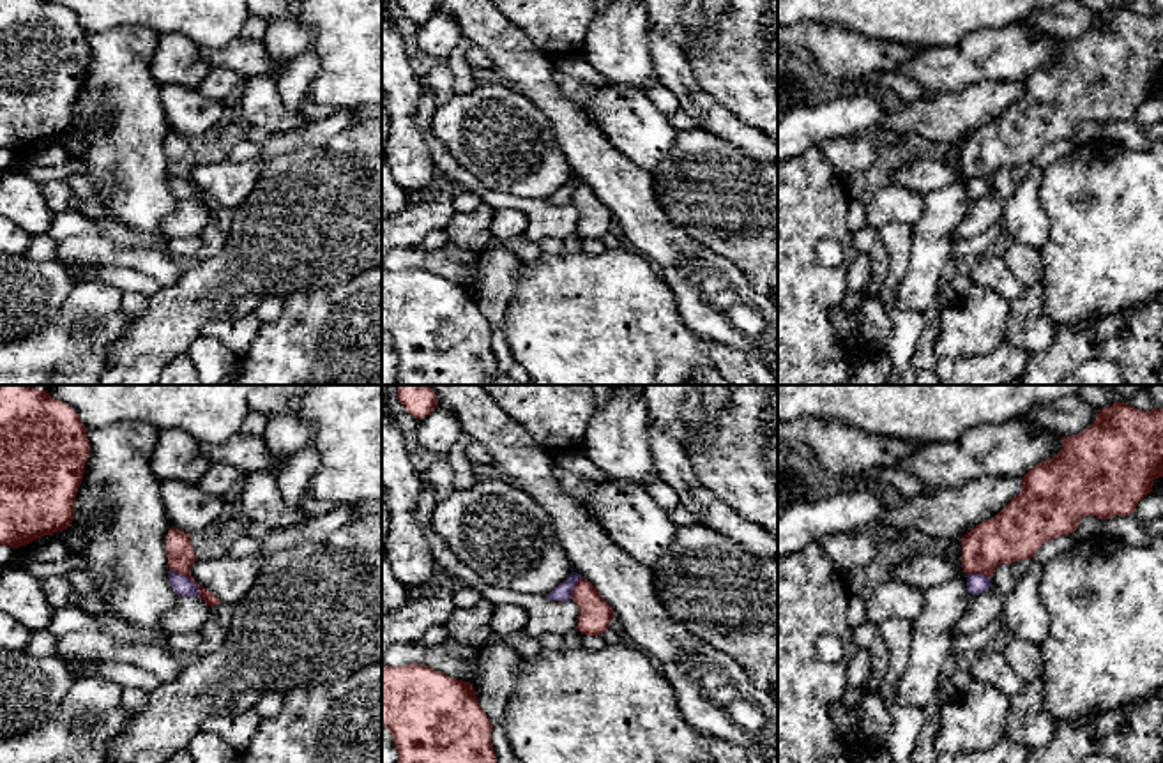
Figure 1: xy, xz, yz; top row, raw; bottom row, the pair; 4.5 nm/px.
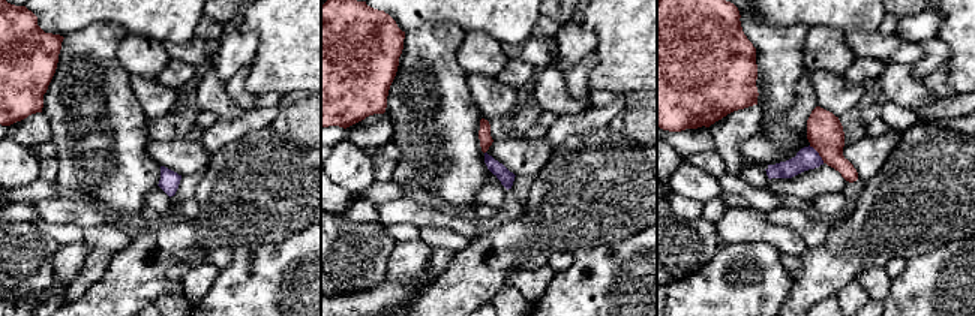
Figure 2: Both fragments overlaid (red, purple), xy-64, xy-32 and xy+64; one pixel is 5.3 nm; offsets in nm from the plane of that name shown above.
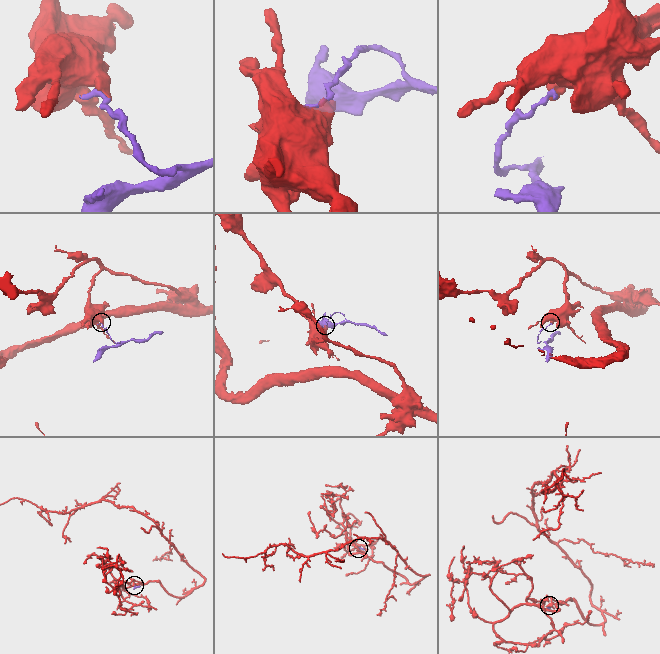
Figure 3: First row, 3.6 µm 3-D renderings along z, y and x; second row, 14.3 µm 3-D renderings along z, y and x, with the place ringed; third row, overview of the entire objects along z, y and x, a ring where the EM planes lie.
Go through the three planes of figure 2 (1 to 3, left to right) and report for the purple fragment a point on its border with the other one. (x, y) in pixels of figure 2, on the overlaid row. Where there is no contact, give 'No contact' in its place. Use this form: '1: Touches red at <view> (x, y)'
1: No contact
2: No contact
3: Touches red at xy+64 (818, 152)

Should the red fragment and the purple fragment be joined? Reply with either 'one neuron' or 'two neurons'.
two neurons

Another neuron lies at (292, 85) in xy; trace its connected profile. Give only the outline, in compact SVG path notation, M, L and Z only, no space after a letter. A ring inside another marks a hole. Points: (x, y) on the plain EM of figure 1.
M309 49L276 78L277 94L288 110L300 111L306 92L318 71L320 60Z

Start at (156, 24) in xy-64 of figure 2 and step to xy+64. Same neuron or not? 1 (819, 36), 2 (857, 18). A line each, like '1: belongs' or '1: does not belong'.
1: does not belong
2: belongs

